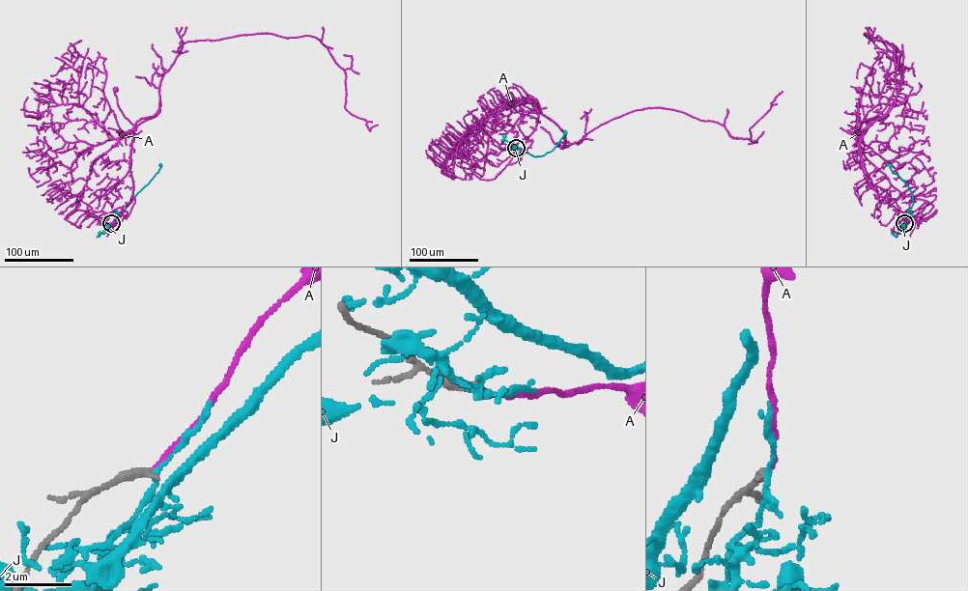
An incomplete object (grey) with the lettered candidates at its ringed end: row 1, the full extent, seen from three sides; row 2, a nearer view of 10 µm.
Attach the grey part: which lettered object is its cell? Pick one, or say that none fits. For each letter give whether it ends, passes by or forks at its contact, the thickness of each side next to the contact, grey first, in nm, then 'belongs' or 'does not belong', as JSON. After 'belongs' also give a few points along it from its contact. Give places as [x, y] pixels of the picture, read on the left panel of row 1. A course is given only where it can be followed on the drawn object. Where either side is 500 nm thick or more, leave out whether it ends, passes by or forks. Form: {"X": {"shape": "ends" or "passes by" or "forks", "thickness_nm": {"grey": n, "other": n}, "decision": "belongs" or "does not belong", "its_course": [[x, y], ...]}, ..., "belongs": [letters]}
{"A": {"shape": "ends", "thickness_nm": {"grey": 280, "other": 130}, "decision": "belongs", "its_course": [[111, 223], [128, 214], [122, 209], [129, 201], [133, 188], [129, 168], [133, 126], [119, 107], [115, 90]]}, "J": {"shape": "forks", "thickness_nm": {"grey": 300, "other": 120}, "decision": "does not belong"}, "belongs": ["A"]}

